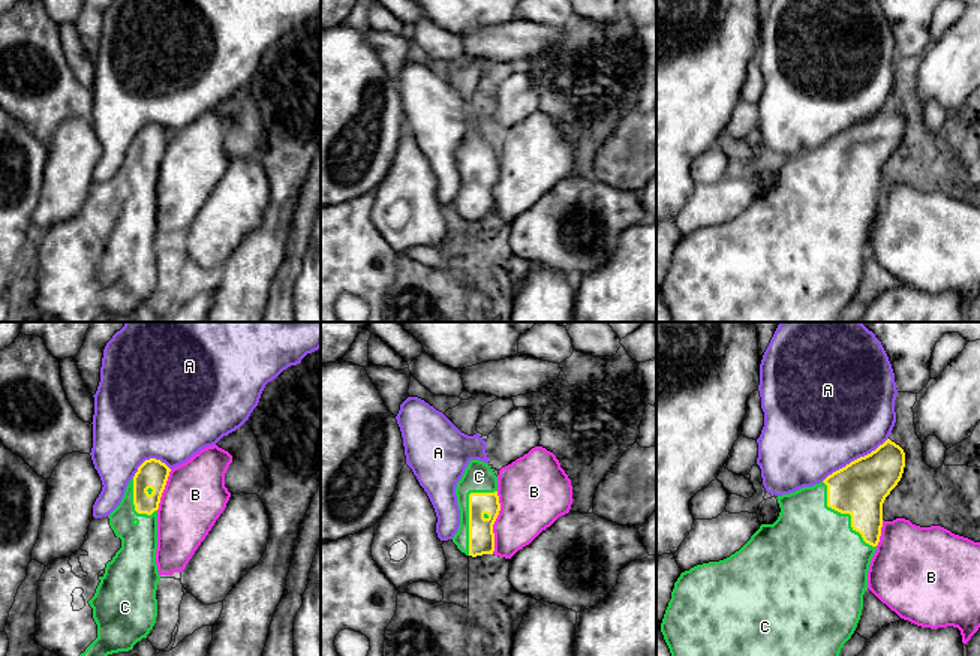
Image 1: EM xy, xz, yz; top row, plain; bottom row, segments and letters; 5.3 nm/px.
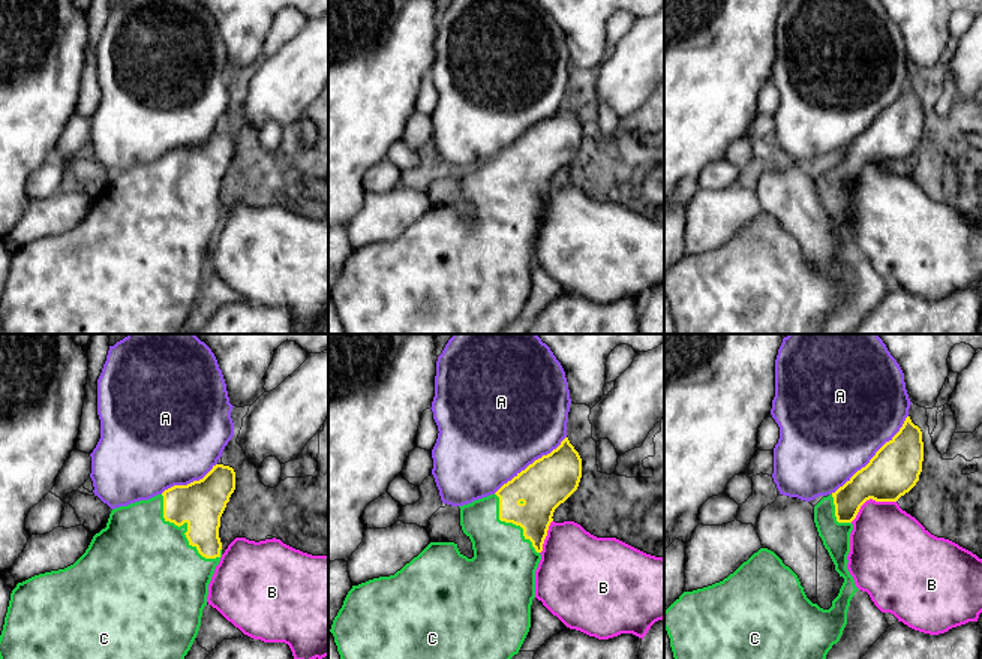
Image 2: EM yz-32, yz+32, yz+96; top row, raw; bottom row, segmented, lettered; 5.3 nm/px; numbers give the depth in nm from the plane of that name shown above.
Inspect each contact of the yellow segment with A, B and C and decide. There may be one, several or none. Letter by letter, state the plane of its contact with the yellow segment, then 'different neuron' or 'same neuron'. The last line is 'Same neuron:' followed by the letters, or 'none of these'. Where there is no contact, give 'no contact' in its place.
A: yz | different neuron
B: xz | different neuron
C: xz | same neuron
Same neuron: C

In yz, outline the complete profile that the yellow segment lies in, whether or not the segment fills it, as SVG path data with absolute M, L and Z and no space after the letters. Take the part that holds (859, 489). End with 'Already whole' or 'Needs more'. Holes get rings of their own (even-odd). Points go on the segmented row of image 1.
M887 439L823 482L778 496L778 520L761 524L730 557L682 572L661 623L671 656L839 656L860 620L868 571L881 536L883 503L904 467L904 449Z. Needs more

